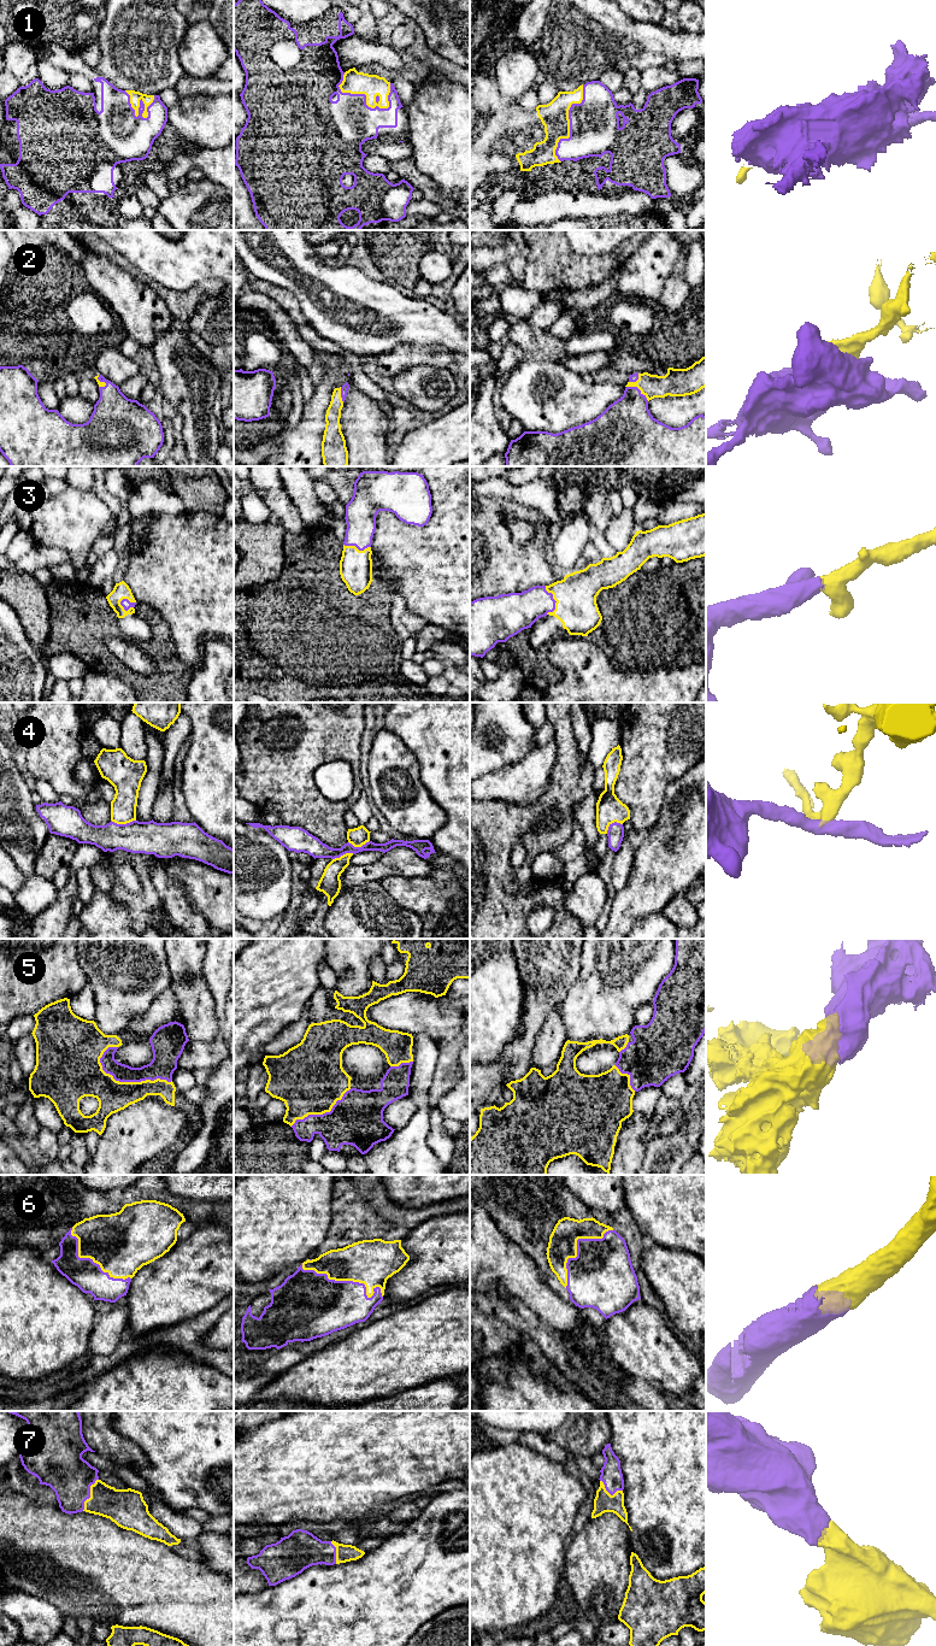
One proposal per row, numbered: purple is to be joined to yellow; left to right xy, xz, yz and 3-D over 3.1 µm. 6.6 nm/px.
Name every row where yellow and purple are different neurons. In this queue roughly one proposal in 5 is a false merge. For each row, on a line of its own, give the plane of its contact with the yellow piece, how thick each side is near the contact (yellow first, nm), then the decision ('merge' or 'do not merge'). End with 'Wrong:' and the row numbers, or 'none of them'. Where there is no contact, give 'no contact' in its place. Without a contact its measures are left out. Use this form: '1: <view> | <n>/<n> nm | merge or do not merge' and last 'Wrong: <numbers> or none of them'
1: xz | 150/360 nm | do not merge
2: yz | 180/340 nm | merge
3: yz | 280/240 nm | merge
4: xy | 180/220 nm | do not merge
5: xy | 200/160 nm | merge
6: xz | 300/380 nm | merge
7: xy | 240/300 nm | merge
Wrong: 1, 4

